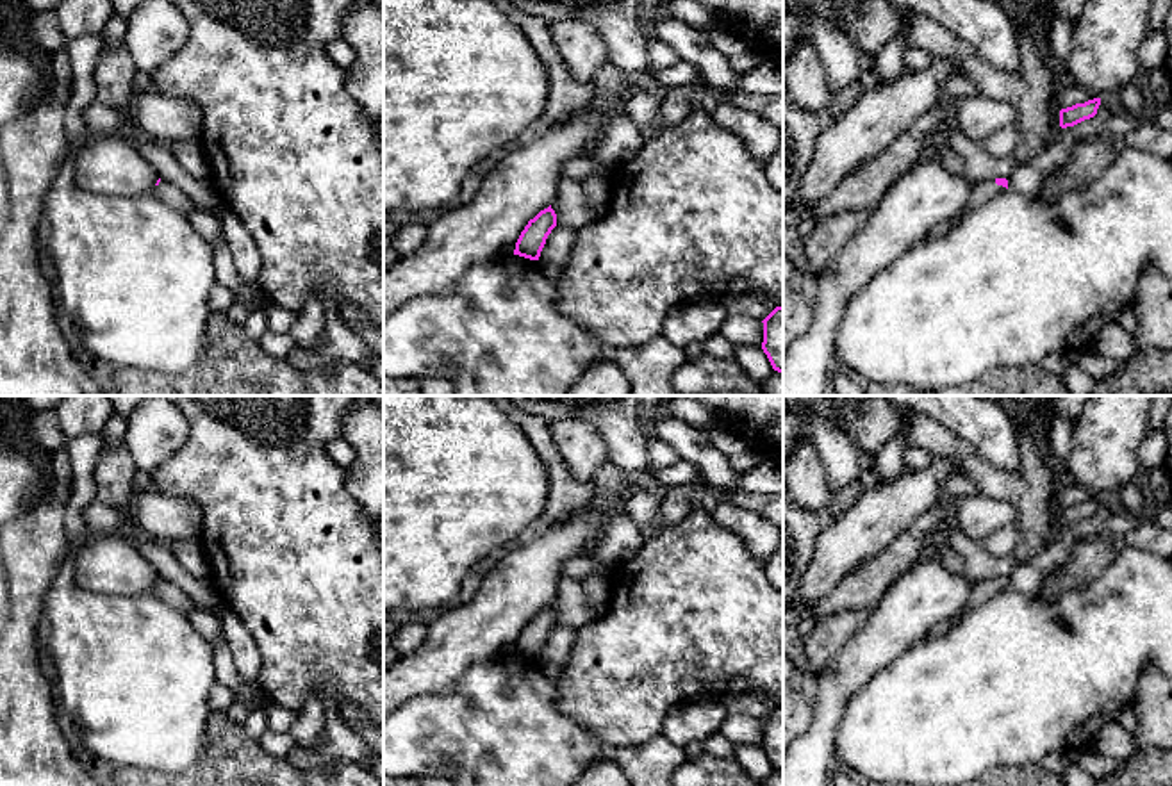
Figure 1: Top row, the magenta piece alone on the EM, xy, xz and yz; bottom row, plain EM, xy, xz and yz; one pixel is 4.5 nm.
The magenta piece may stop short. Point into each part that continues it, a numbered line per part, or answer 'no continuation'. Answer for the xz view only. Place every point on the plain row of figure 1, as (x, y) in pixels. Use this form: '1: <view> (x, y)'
no continuation

